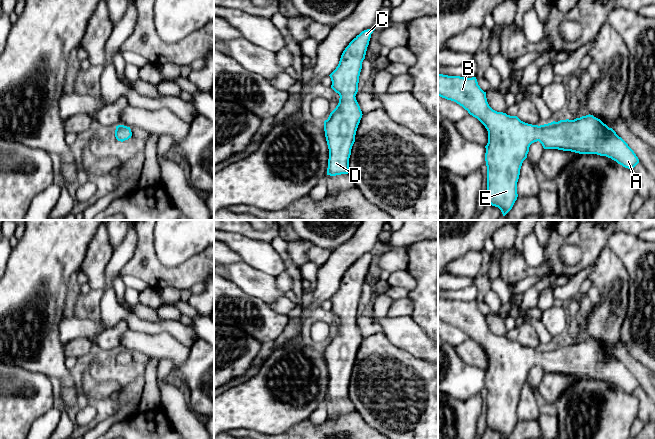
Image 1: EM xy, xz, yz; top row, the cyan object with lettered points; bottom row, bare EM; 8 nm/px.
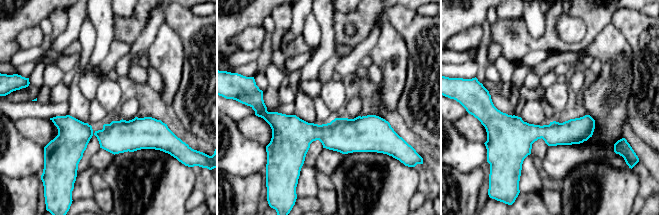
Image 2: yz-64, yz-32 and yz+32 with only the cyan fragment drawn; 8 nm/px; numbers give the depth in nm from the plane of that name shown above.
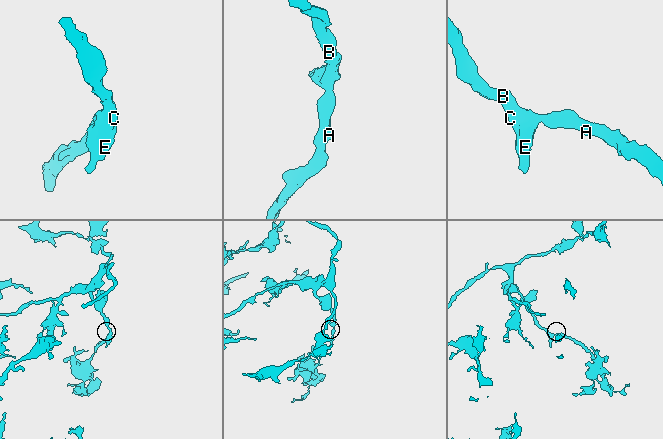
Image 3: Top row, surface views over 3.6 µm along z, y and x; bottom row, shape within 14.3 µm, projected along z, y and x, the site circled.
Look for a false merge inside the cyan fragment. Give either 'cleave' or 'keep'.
keep

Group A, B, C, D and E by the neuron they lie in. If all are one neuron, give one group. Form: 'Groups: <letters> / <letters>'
Groups: A B C D E

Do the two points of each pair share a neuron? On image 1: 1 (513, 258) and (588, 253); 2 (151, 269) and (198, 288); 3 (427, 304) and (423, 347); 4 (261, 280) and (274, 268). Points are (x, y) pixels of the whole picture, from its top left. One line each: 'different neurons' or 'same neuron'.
1: same neuron
2: different neurons
3: different neurons
4: different neurons

